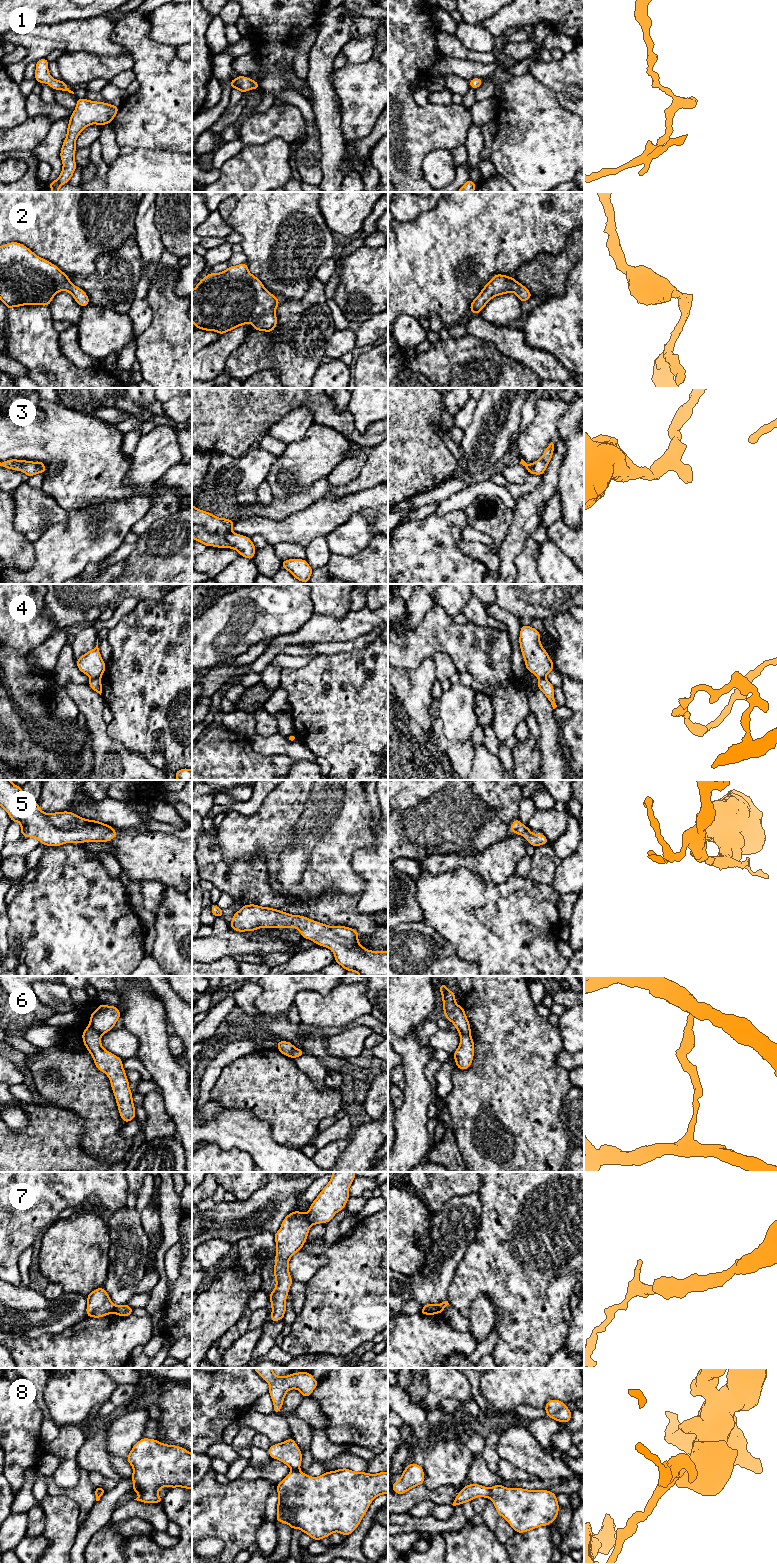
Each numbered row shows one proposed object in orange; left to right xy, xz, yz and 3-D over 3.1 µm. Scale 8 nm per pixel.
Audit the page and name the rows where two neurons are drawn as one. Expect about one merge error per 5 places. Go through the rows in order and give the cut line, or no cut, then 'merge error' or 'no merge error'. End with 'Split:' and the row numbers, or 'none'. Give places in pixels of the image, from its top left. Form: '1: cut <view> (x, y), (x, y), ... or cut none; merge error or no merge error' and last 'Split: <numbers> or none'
1: cut none; no merge error
2: cut none; no merge error
3: cut none; no merge error
4: cut xy (100, 677), (91, 679); merge error
5: cut none; no merge error
6: cut xy (89, 1025), (101, 1034); merge error
7: cut xz (305, 1214), (312, 1223); merge error
8: cut yz (489, 1488), (490, 1496); merge error
Split: 4, 6, 7, 8

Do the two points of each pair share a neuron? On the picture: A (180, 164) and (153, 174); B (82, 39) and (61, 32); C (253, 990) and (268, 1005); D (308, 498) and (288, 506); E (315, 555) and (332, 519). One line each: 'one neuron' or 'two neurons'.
A: one neuron
B: one neuron
C: two neurons
D: one neuron
E: two neurons

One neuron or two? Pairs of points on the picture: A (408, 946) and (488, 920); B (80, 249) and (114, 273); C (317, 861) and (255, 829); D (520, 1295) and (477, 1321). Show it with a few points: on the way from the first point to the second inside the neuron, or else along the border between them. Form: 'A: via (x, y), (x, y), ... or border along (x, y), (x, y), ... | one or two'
A: border along (423, 920), (449, 941), (457, 951) | two
B: border along (116, 247), (97, 258), (92, 273), (78, 275) | two
C: via (302, 847), (285, 832), (270, 832) | one
D: border along (479, 1294), (491, 1300), (495, 1326) | two

